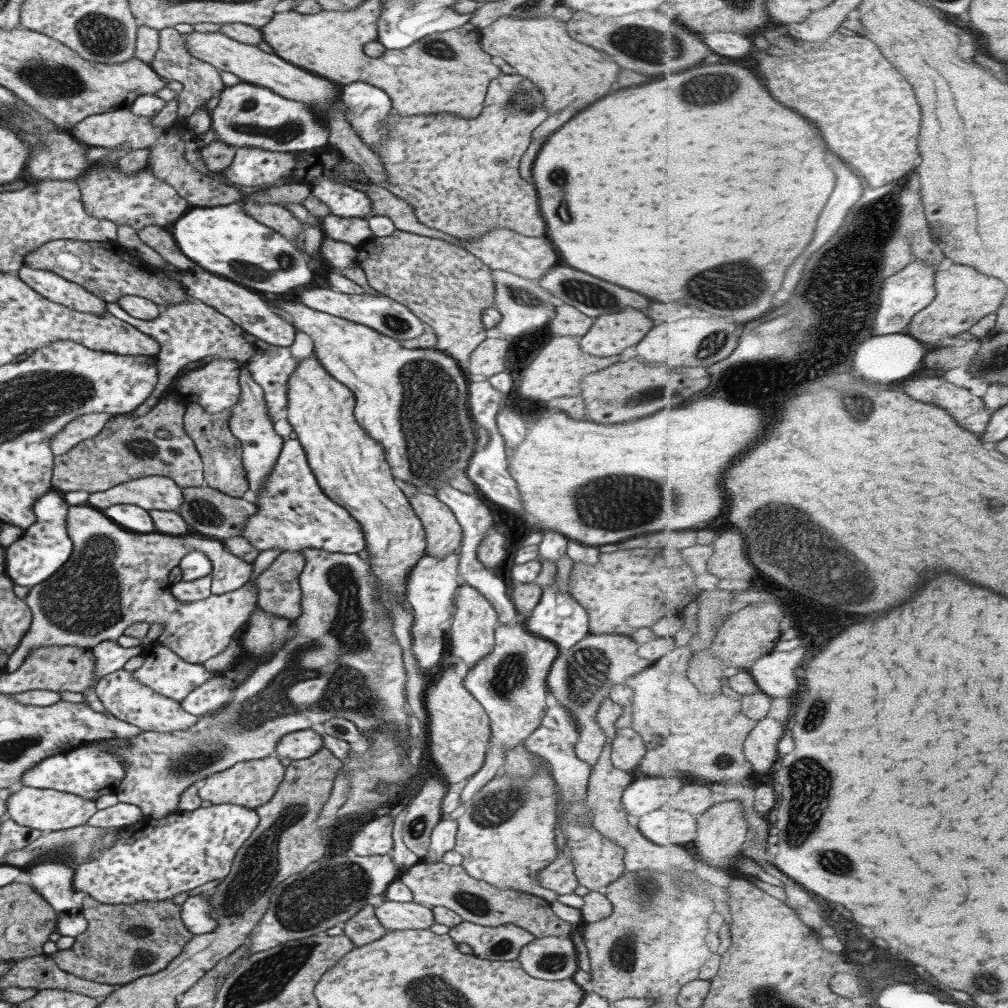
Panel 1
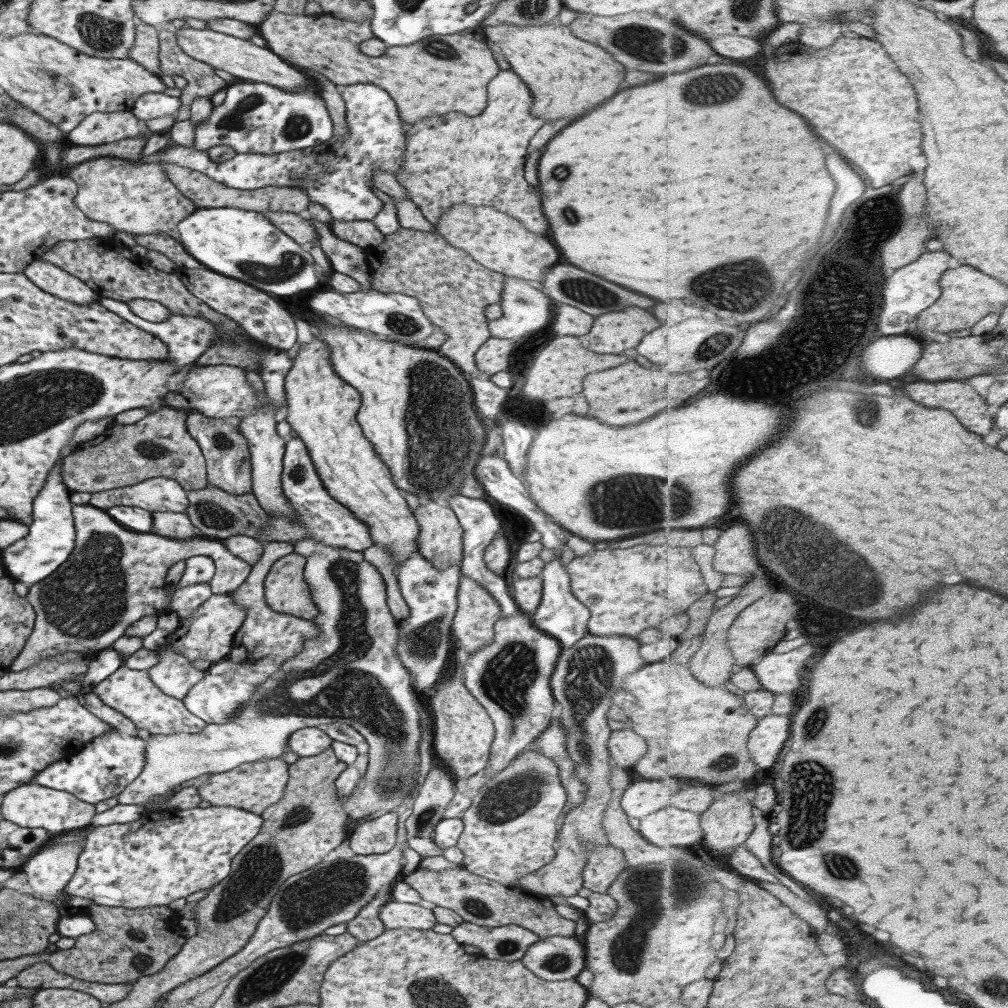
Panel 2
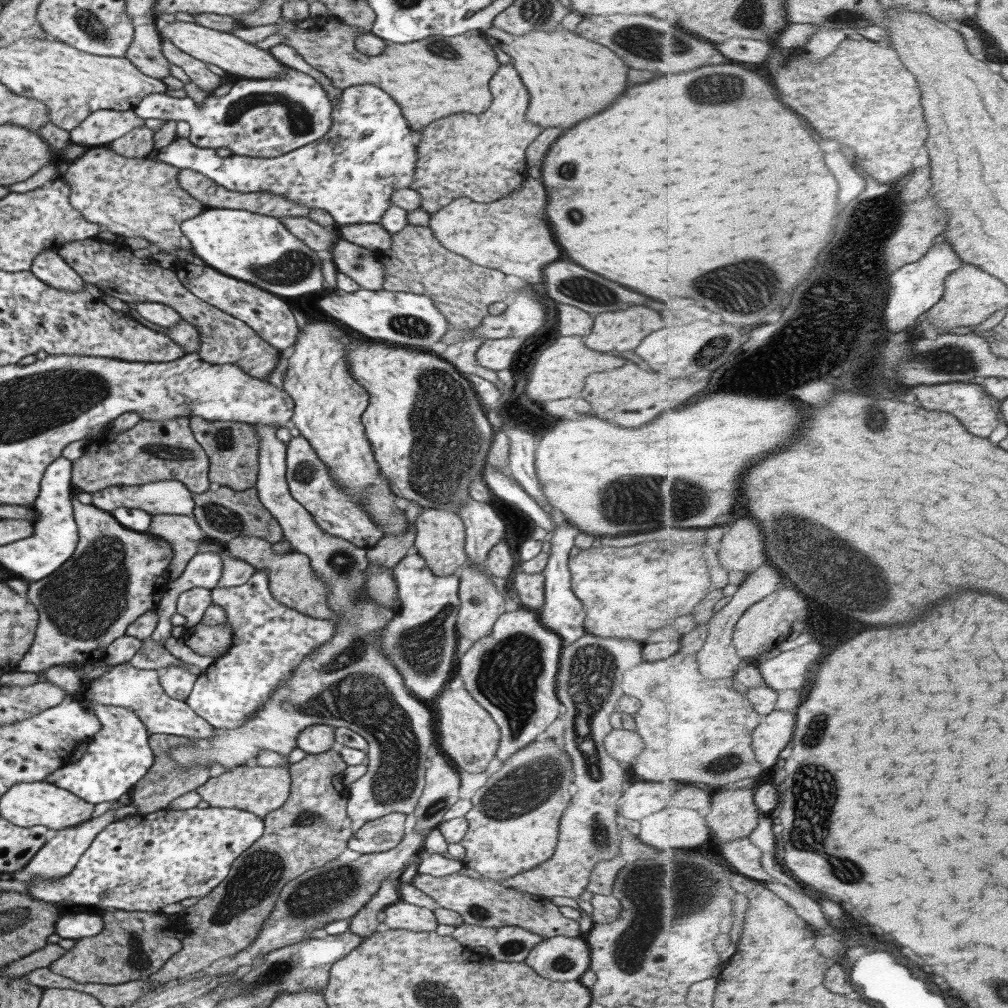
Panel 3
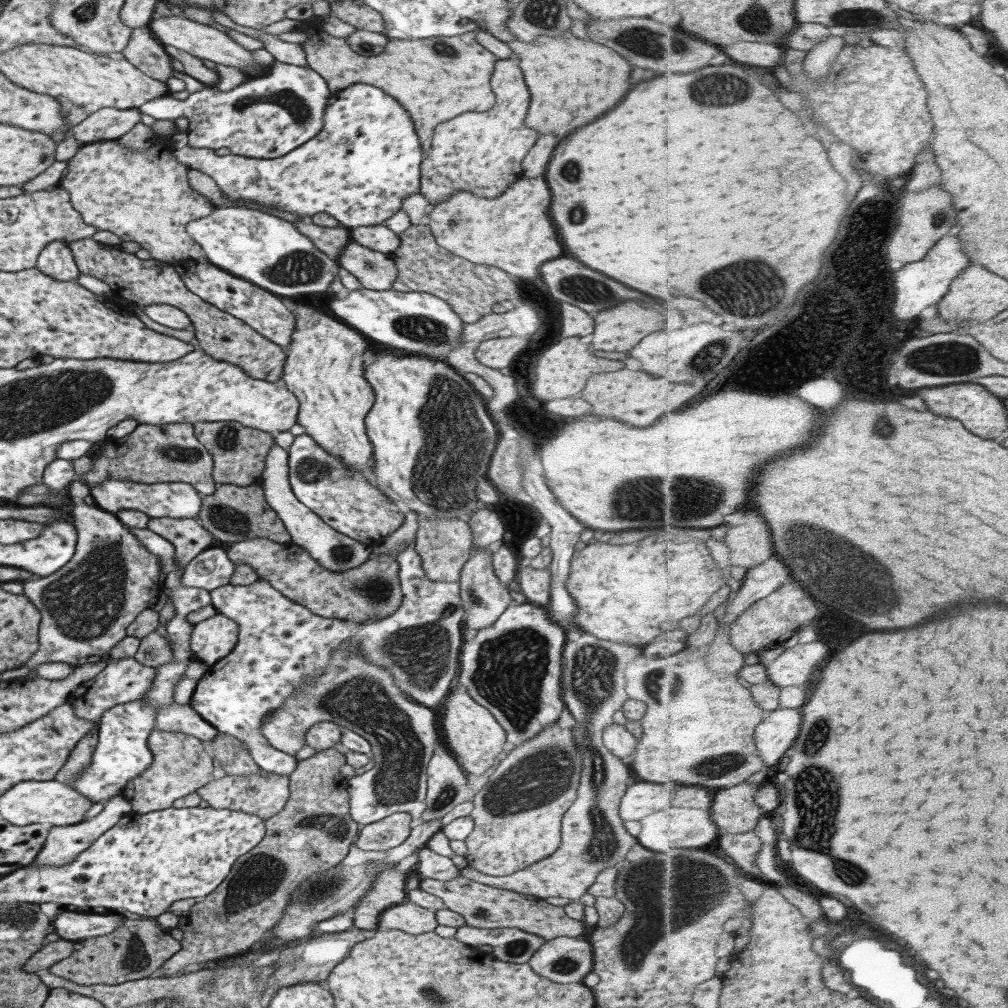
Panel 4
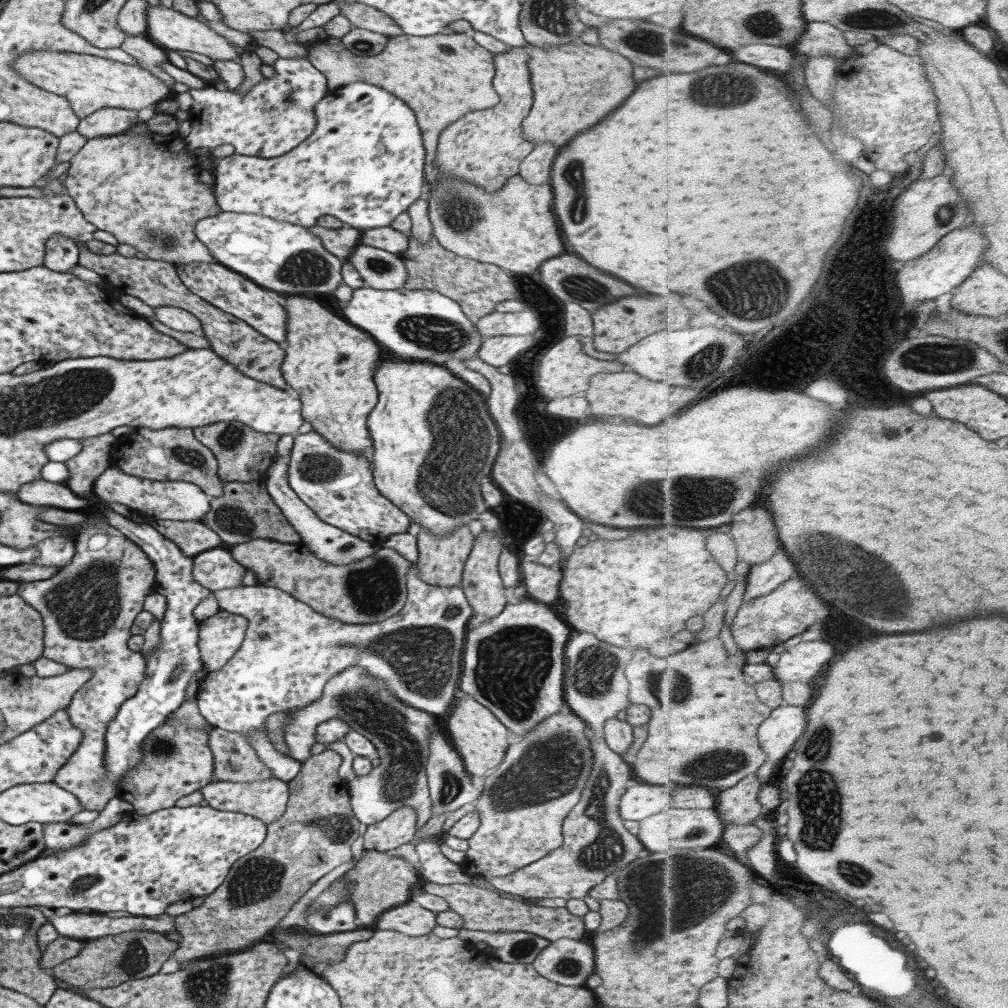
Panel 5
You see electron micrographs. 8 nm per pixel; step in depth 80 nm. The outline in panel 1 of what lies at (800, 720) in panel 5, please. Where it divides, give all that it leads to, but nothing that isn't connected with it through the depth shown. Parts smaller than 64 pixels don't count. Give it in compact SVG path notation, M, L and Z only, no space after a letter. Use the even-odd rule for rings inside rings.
M766 717L758 722L745 744L746 757L754 764L757 774L771 774L779 760L779 743L785 735L786 724Z

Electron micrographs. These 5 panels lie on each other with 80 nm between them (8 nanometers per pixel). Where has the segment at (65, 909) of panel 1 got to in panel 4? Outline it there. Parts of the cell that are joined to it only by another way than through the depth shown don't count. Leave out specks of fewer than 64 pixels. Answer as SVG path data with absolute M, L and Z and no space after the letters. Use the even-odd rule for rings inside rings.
M117 795L104 801L100 812L91 818L83 819L81 822L70 825L48 826L48 833L43 847L32 862L38 865L51 865L52 867L62 867L70 863L80 852L89 848L99 838L100 834L111 828L118 821L119 817L122 817L129 811L131 811L131 806L128 800Z

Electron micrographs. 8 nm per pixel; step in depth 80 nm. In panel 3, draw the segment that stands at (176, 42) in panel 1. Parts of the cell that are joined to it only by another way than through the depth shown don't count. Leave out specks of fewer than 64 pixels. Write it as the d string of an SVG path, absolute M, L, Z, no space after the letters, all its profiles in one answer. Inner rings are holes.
M161 36L161 52L168 60L169 64L178 66L188 76L189 81L193 81L201 90L211 94L217 86L225 81L216 74L211 73L205 67L205 63L181 52L173 46L166 38Z

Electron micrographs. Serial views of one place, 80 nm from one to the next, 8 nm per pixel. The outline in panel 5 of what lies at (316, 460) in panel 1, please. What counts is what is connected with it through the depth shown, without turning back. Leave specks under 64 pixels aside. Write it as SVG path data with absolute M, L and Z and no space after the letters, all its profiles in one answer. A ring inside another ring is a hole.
M285 296L283 310L286 316L284 341L287 348L284 350L280 370L289 388L299 394L302 419L309 422L313 431L319 433L340 451L353 451L358 455L364 455L365 448L372 446L366 427L367 415L377 404L378 399L373 375L375 367L380 362L377 343L366 332L336 316L314 298Z

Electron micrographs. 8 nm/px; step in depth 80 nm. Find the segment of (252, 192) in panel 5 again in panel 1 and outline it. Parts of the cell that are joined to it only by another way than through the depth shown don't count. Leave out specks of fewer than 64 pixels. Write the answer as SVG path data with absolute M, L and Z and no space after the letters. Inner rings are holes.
M365 83L342 85L340 100L346 121L368 147L377 147L388 138L390 128L385 118L391 110L391 100L380 88ZM245 146L236 147L231 163L216 174L221 178L225 177L227 182L241 186L271 185L281 178L288 178L289 182L306 185L310 194L323 202L333 216L363 219L371 210L371 199L363 191L349 186L351 182L358 180L356 177L358 170L360 170L358 164L343 157L331 146L323 147L320 150L300 151L298 155ZM338 180L343 180L343 182Z

